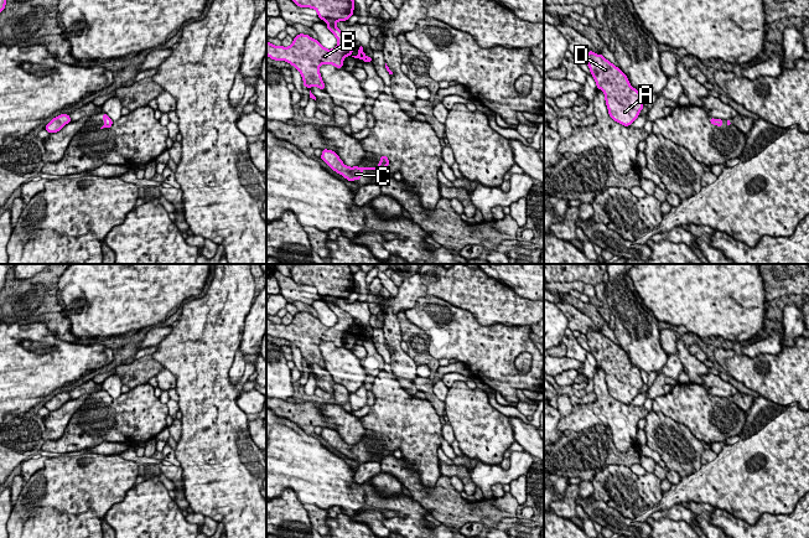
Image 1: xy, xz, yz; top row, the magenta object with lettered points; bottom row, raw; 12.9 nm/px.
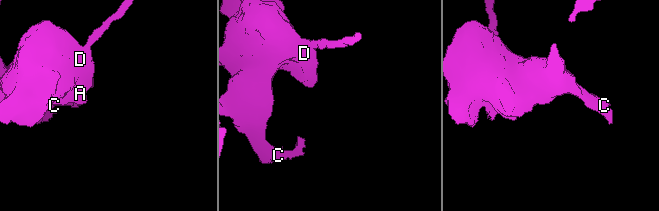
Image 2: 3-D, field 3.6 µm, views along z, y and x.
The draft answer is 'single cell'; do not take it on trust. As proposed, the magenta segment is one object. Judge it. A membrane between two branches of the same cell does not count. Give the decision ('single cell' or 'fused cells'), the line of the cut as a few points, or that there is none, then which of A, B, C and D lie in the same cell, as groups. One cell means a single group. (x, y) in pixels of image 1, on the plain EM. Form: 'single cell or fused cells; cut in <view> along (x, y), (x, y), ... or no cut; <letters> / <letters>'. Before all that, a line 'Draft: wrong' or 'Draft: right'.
Draft: right
single cell; no cut; A B C D

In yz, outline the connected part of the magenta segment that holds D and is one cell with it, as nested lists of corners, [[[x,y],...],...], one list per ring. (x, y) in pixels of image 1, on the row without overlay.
[[[588,329],[586,338],[596,364],[605,371],[610,394],[629,404],[644,384],[641,371],[631,363],[627,353],[602,332]]]

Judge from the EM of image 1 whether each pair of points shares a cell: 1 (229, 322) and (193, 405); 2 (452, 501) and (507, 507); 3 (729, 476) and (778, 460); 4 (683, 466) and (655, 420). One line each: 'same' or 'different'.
1: same
2: same
3: same
4: same

